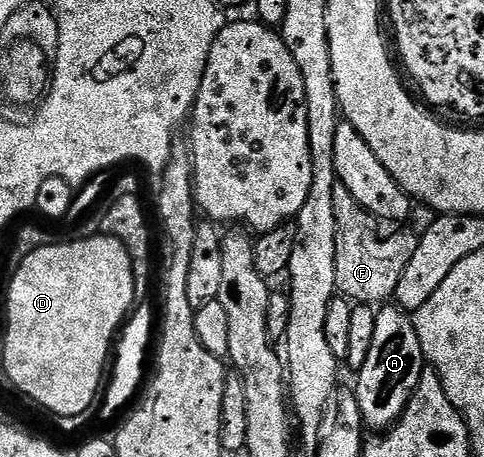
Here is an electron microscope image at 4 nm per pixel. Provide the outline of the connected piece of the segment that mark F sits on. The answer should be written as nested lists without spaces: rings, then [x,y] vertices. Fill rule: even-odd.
[[[340,182],[335,183],[332,193],[332,205],[336,205],[336,285],[335,292],[341,298],[349,299],[358,305],[382,305],[393,300],[396,285],[400,285],[400,277],[404,277],[404,269],[408,269],[408,261],[412,261],[412,253],[416,253],[418,237],[413,234],[409,226],[392,221],[384,221],[368,209],[364,209],[344,189]]]

